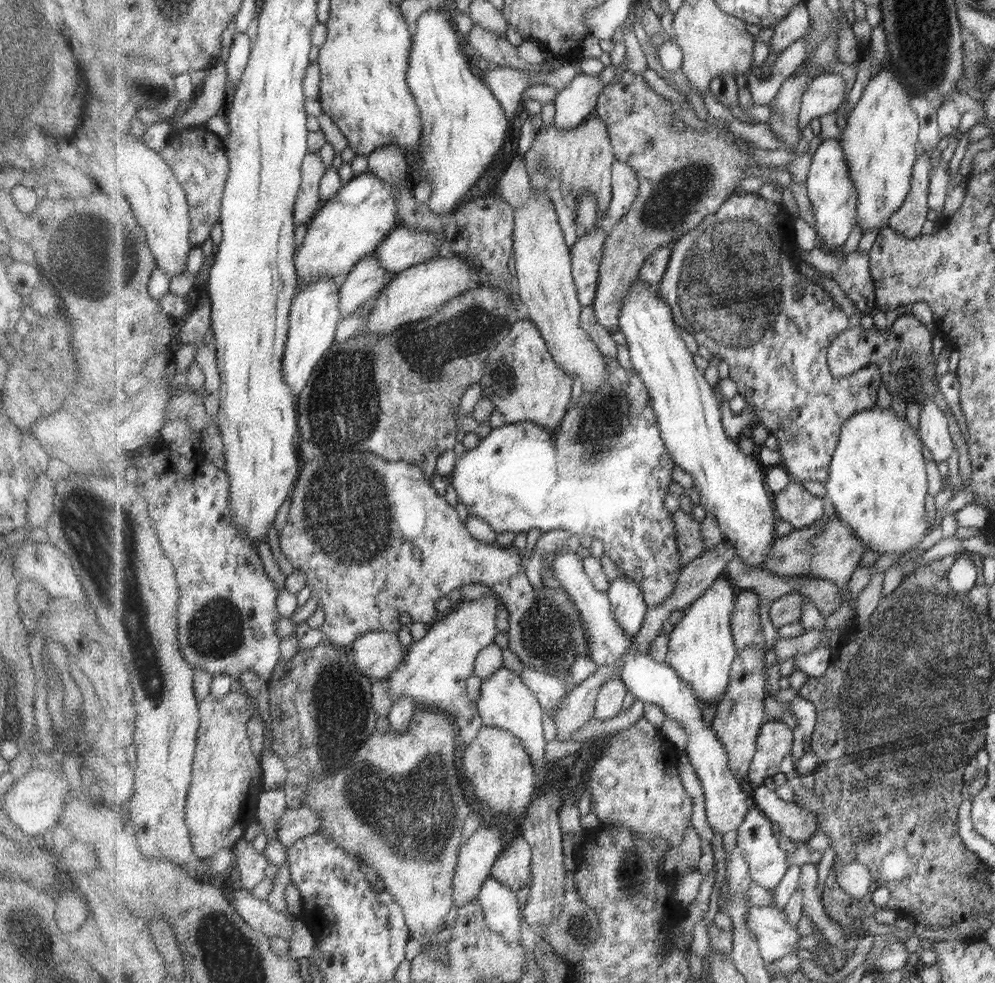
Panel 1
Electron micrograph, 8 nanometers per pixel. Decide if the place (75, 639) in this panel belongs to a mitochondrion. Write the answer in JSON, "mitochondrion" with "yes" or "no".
{"mitochondrion":"no"}

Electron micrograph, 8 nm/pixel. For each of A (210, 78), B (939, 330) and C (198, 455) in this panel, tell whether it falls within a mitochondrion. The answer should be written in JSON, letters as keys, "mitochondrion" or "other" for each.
{"A":"other","B":"other","C":"other"}

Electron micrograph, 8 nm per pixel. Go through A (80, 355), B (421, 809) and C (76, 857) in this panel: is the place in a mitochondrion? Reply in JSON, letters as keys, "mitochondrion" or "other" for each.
{"A":"other","B":"mitochondrion","C":"other"}

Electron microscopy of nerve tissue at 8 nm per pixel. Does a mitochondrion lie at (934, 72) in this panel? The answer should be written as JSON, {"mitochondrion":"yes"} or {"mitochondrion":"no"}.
{"mitochondrion":"yes"}

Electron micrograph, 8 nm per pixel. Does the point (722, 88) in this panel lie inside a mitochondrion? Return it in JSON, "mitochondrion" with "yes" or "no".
{"mitochondrion":"no"}

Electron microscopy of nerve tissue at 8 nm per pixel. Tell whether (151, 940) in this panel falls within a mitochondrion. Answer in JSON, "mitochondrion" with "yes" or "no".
{"mitochondrion":"no"}

